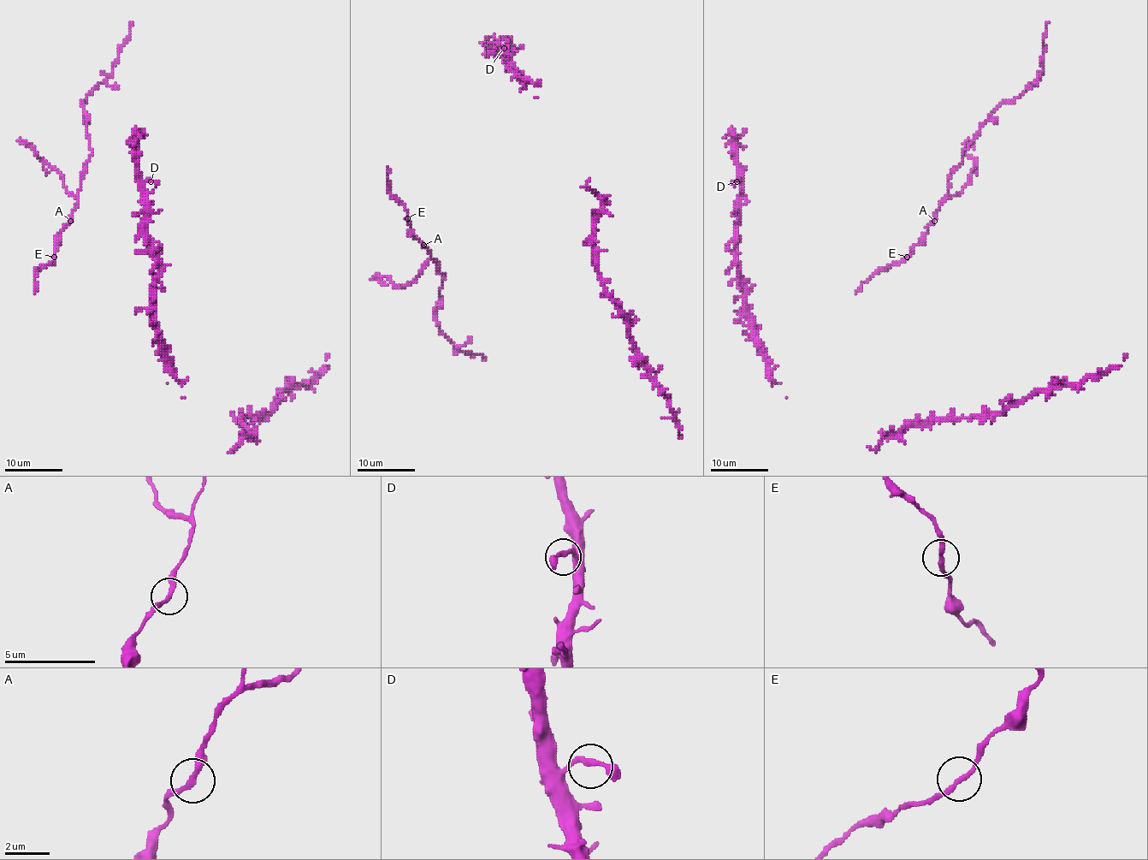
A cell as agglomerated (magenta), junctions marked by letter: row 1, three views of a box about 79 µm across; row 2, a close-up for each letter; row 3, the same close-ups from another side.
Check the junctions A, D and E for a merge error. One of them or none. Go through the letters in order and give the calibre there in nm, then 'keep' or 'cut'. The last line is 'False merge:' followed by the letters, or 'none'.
A: calibre 260 nm; keep
D: calibre 240 nm; keep
E: calibre 240 nm; keep
False merge: none

